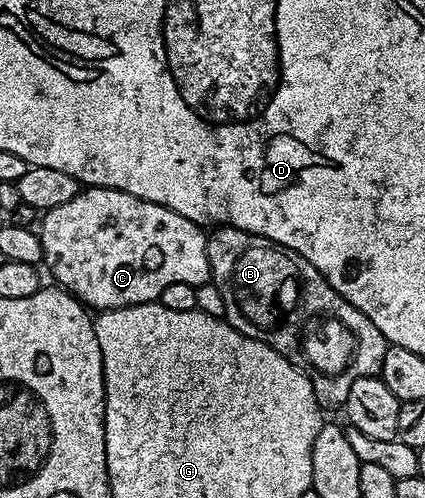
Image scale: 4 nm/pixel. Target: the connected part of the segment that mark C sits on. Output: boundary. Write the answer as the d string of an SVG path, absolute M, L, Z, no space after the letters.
M89 186L78 191L71 202L50 208L42 216L45 217L41 220L39 235L44 267L49 267L50 274L57 279L54 281L60 287L73 293L90 310L151 304L160 301L163 290L174 282L195 285L210 283L209 242L206 233L201 233L204 232L202 225L183 218L183 214L161 204L114 188Z

